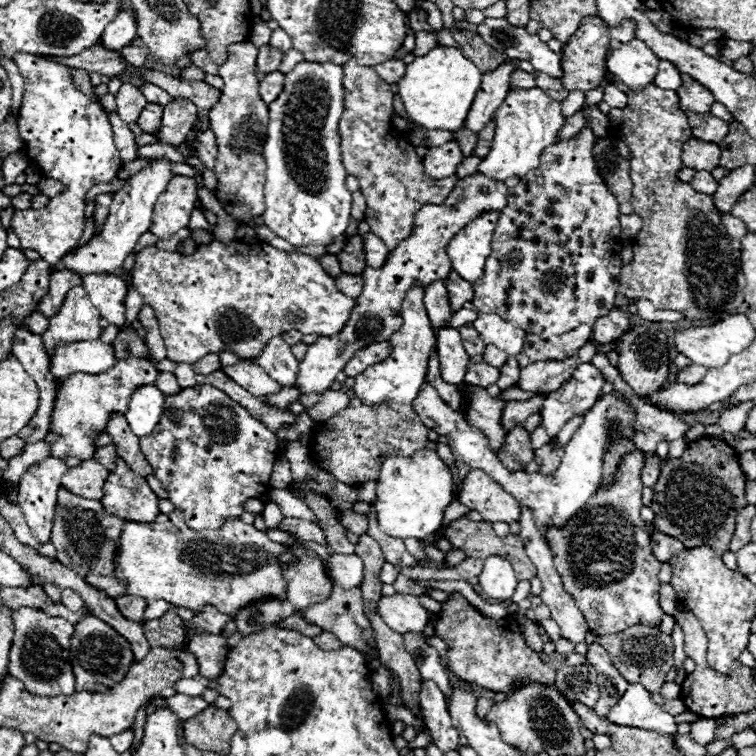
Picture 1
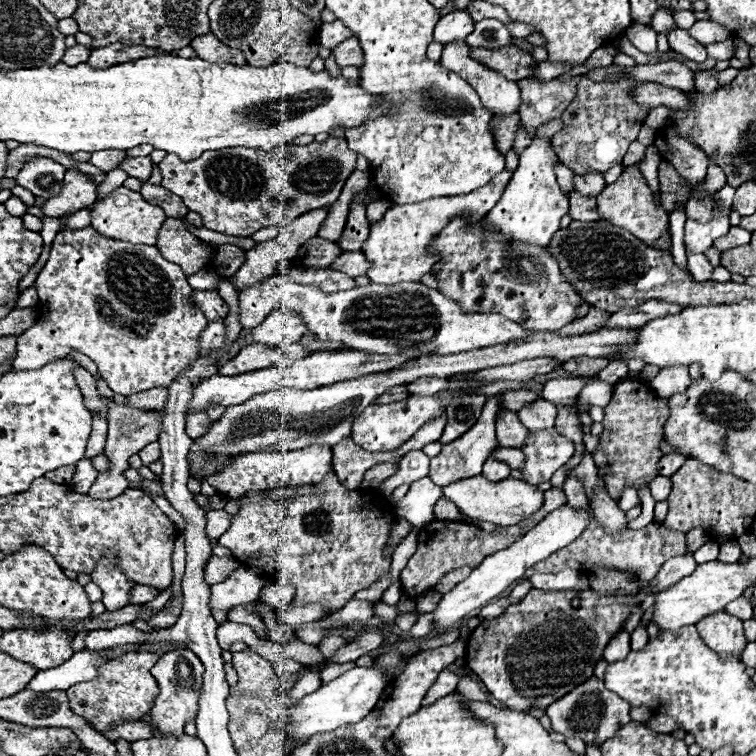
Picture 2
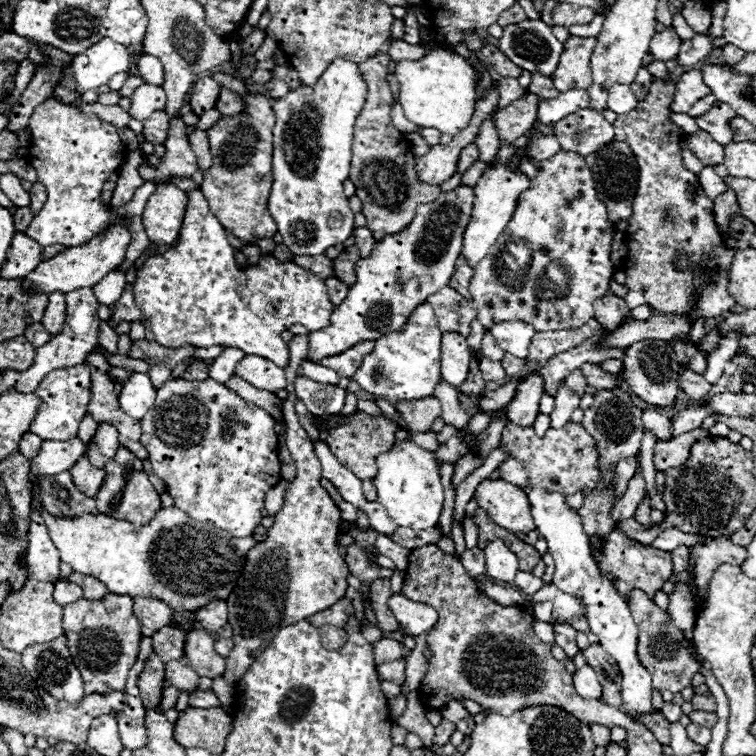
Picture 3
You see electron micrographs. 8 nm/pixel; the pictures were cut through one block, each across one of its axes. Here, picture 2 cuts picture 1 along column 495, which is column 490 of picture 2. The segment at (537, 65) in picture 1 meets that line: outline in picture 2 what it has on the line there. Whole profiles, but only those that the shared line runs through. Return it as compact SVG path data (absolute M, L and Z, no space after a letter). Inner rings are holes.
M484 18L474 24L474 32L466 38L466 44L472 48L500 48L512 44L512 34L504 28L502 22L494 18Z

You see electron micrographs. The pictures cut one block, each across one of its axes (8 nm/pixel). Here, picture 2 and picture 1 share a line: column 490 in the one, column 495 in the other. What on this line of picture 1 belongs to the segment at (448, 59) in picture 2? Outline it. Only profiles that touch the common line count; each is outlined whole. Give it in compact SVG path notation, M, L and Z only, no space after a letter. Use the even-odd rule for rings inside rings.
M516 62L504 64L492 72L486 72L480 84L480 90L476 94L476 102L472 104L472 110L468 110L468 118L464 120L462 128L468 128L472 132L484 130L490 122L502 100L506 98L510 90L510 74L518 68Z

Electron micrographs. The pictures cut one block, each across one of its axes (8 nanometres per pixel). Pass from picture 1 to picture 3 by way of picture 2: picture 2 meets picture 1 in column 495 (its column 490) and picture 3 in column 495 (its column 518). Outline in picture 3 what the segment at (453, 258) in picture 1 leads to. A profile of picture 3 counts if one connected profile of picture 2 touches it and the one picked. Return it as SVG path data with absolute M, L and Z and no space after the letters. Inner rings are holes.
M492 164L482 178L478 180L478 184L474 186L474 210L472 210L472 218L466 226L464 232L464 246L462 246L462 254L468 260L468 264L474 268L486 254L488 248L498 240L498 236L502 234L504 226L510 222L516 206L518 206L518 198L524 190L528 190L530 186L530 178L520 170L512 170L510 164Z

